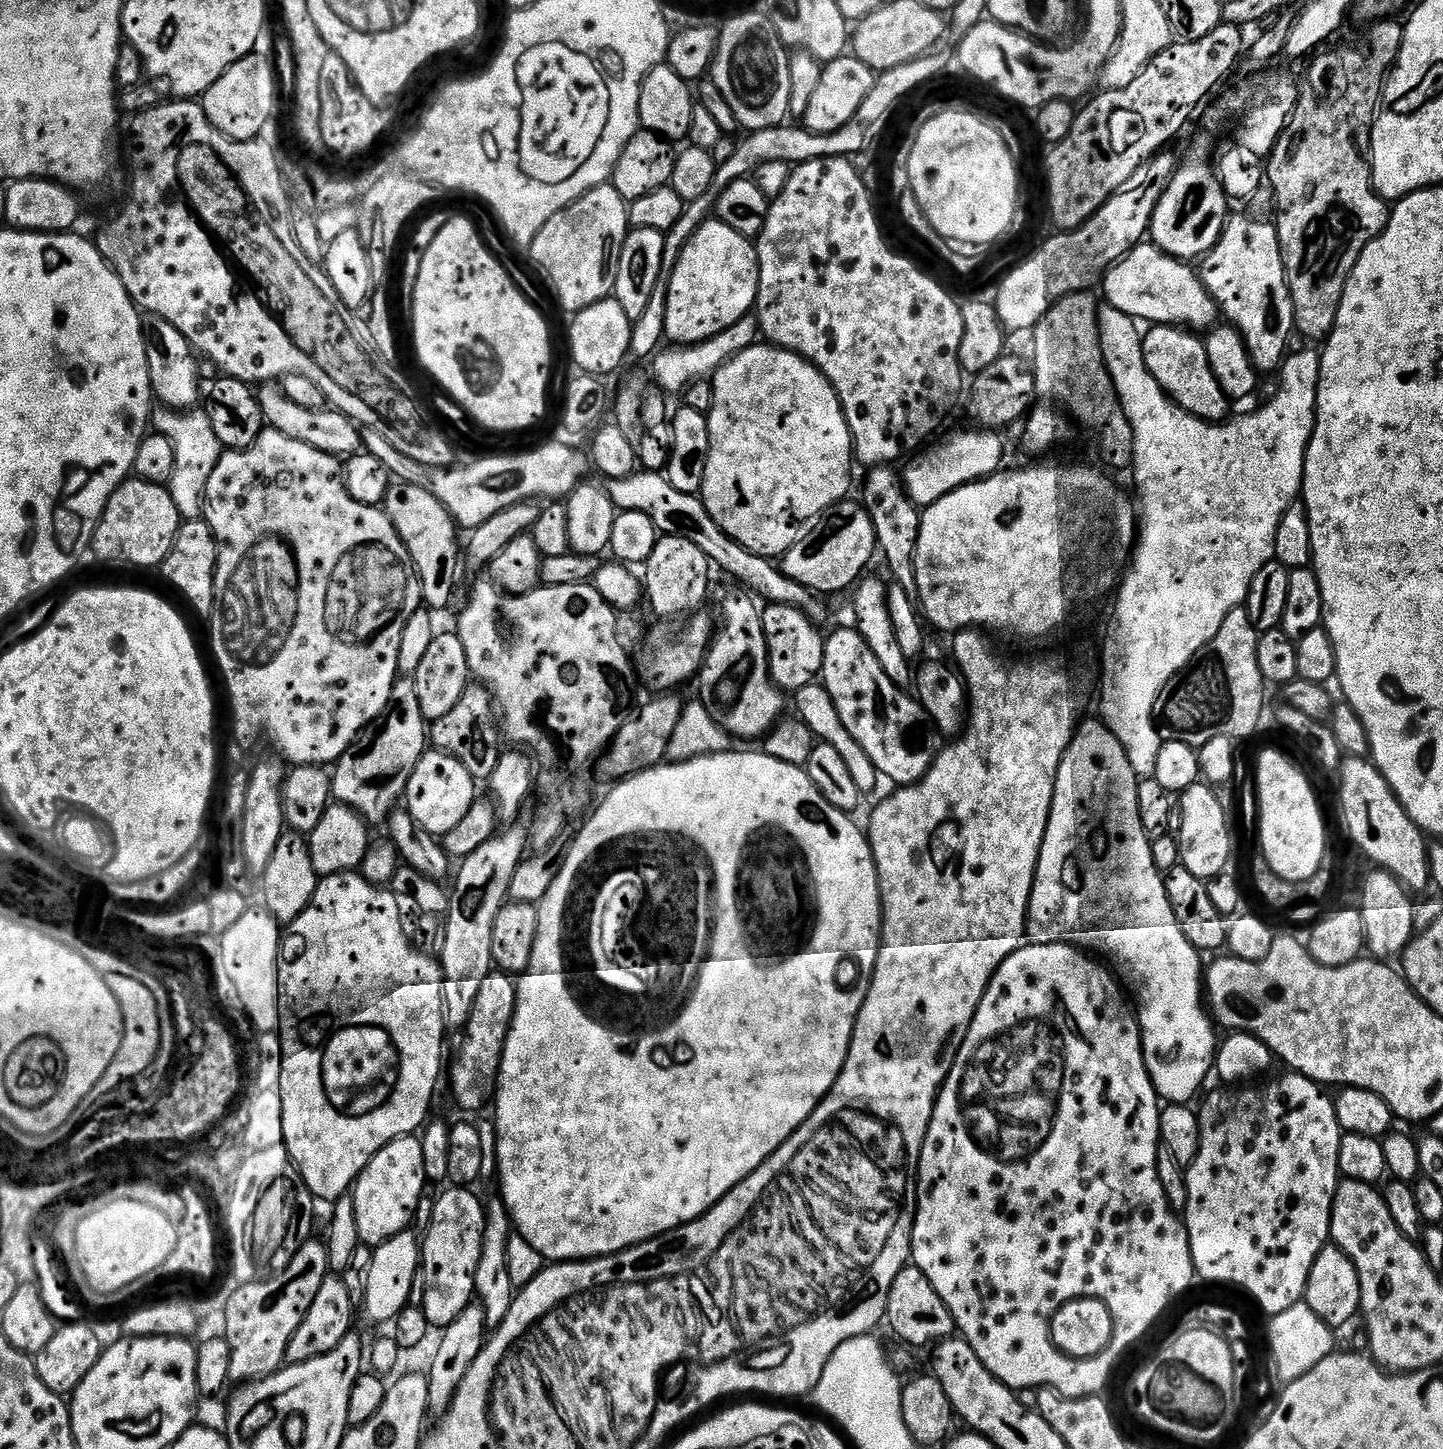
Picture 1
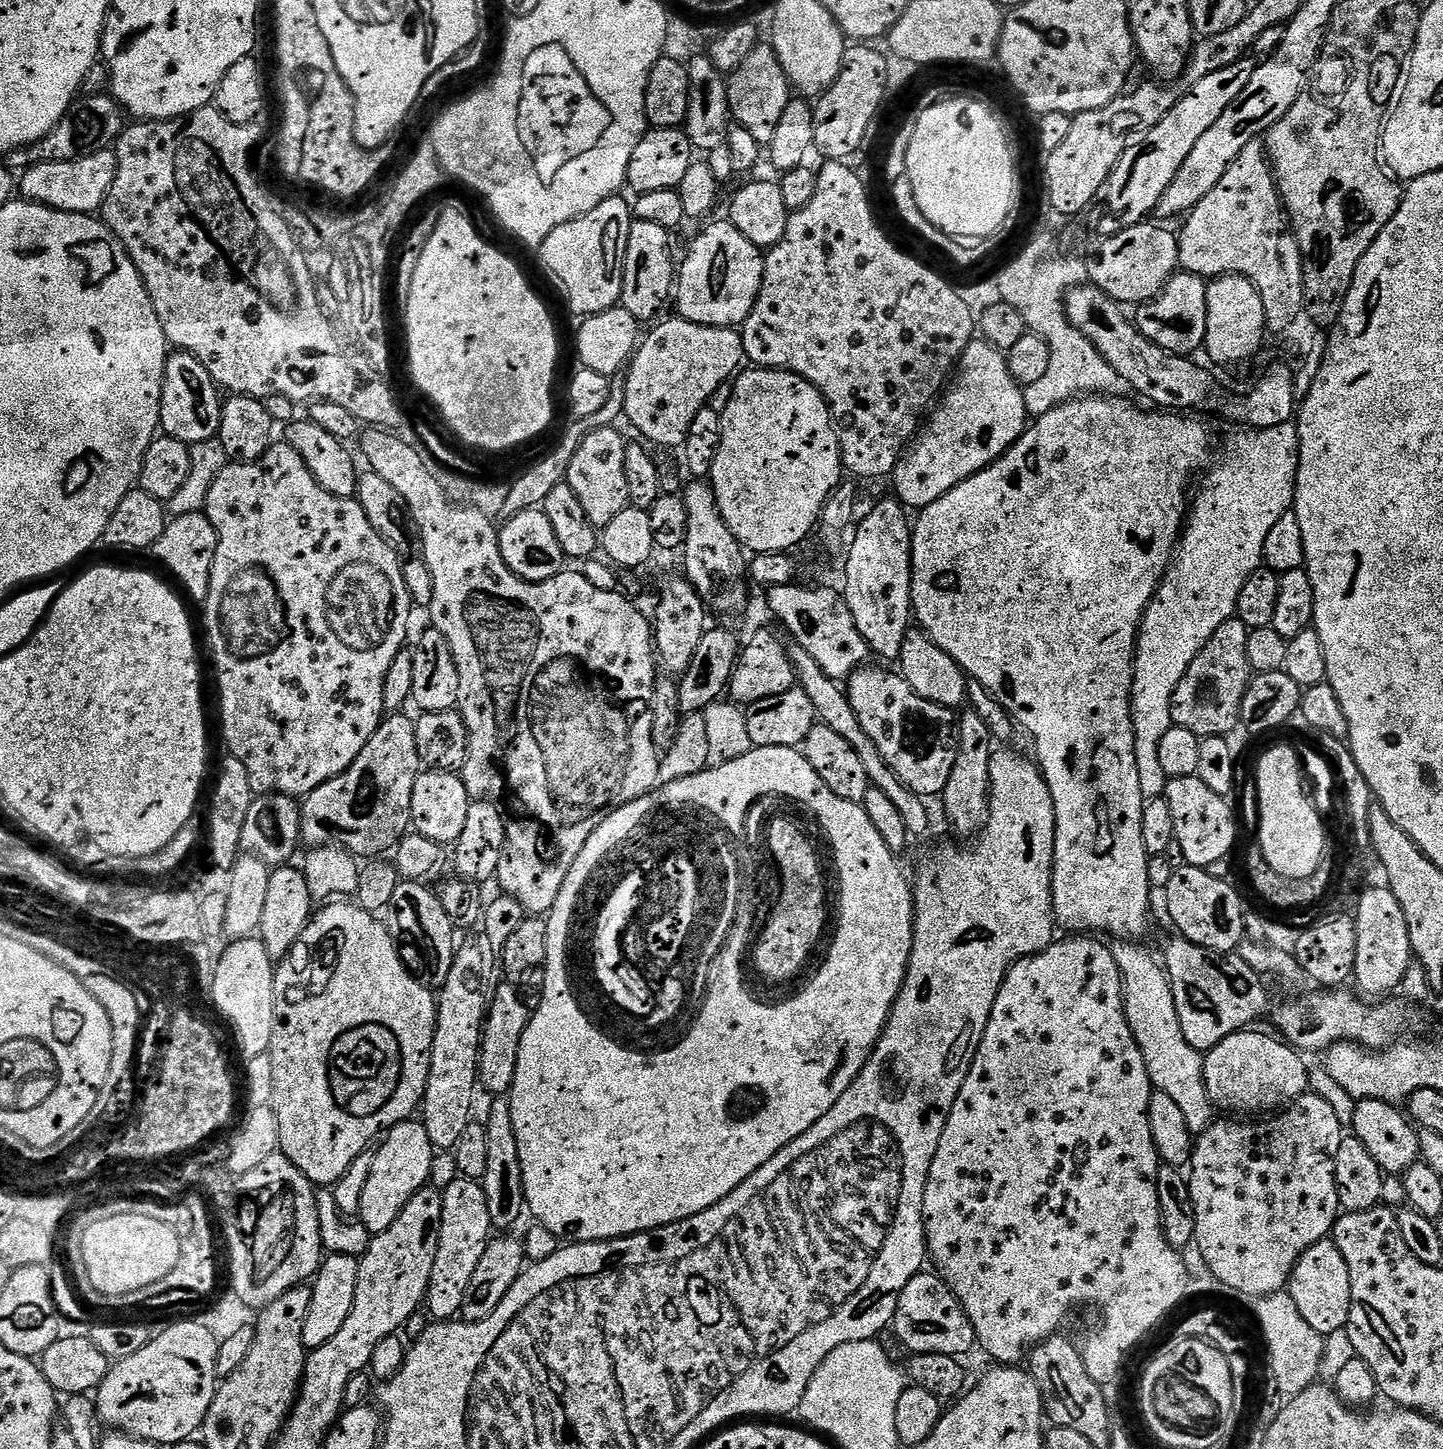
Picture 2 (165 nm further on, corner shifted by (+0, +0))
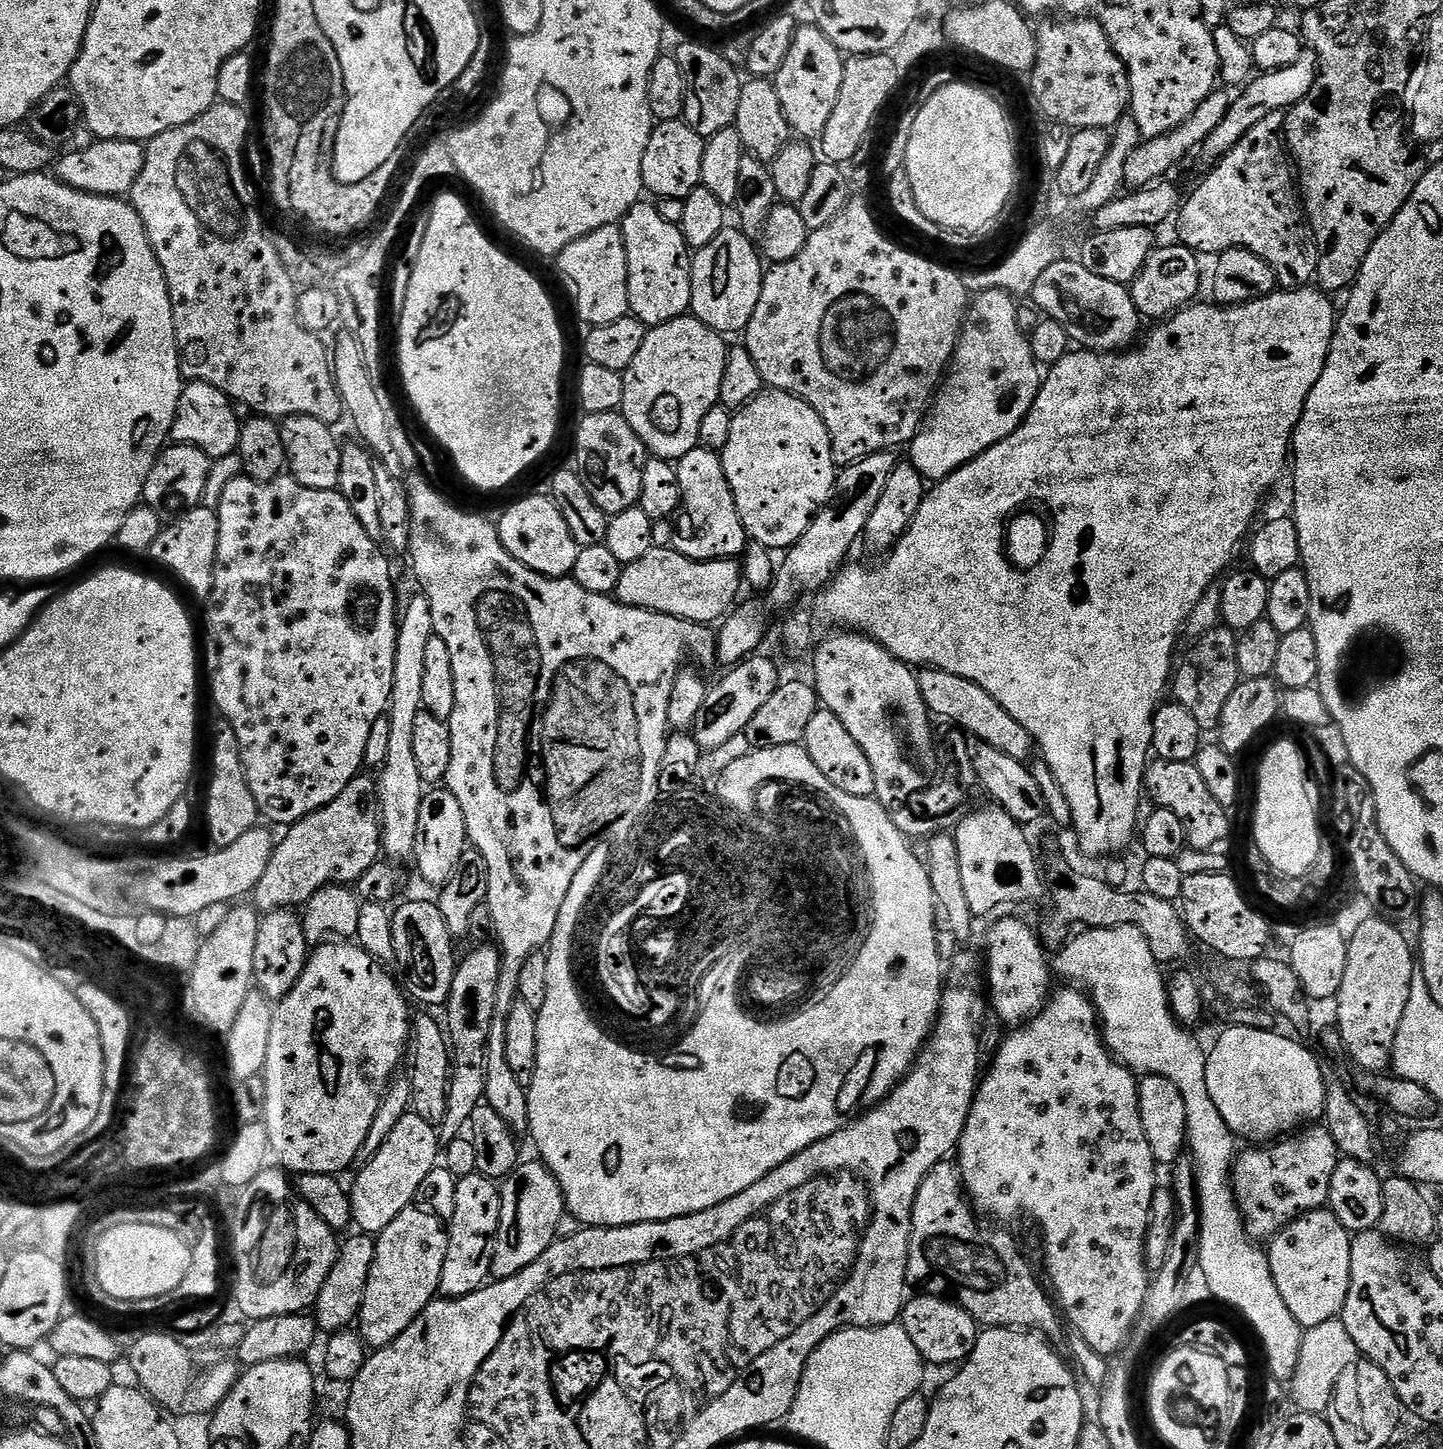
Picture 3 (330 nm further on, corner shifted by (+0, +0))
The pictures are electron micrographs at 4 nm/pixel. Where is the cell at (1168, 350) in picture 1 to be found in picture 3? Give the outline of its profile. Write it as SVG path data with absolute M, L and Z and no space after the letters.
M1184 244L1153 247L1146 258L1146 266L1134 278L1130 285L1132 301L1141 317L1152 319L1152 322L1167 320L1174 313L1180 312L1197 299L1200 292L1201 257Z

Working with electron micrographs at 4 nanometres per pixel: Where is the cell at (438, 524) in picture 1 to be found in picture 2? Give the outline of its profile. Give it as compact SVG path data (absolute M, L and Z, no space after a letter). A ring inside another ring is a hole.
M364 470L360 472L360 481L356 487L355 500L360 503L362 510L366 510L366 518L370 518L370 526L378 530L378 534L395 550L402 564L402 574L406 582L406 590L410 594L413 605L417 609L431 609L434 598L434 578L430 578L430 570L424 561L423 551L408 537L410 520L404 499L377 472ZM413 544L413 545L412 545Z

